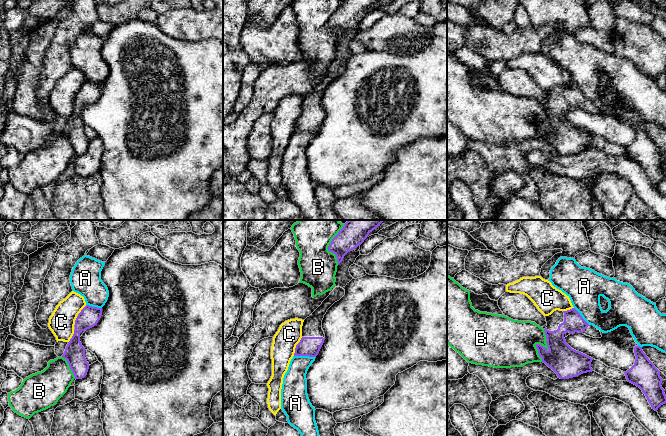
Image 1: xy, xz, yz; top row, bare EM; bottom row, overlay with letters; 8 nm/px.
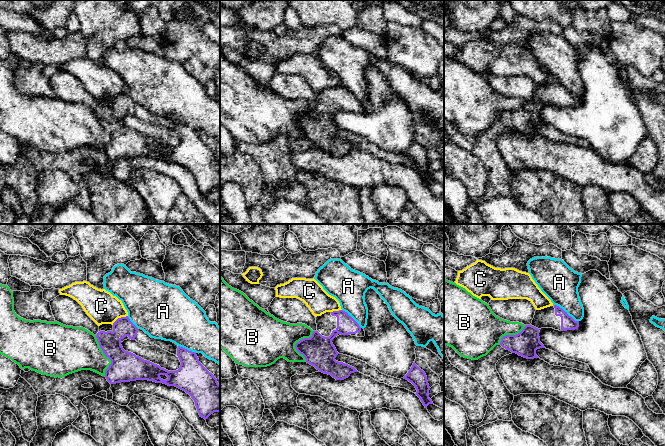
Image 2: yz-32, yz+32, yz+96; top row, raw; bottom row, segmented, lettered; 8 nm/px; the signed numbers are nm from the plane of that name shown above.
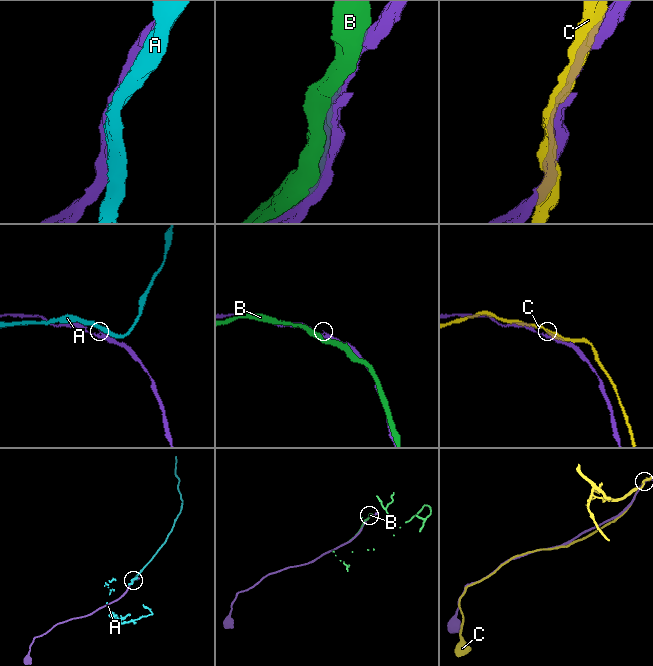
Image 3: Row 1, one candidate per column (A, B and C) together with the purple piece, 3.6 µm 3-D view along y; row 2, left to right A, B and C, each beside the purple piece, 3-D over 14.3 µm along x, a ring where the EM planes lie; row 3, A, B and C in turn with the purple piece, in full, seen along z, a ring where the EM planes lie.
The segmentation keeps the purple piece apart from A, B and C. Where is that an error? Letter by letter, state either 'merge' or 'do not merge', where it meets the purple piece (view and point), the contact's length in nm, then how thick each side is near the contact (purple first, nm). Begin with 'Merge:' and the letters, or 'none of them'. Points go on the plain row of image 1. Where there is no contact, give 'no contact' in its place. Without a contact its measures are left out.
Merge: none of them
A: do not merge | xz (305, 131) | 180 nm | 160/190 nm
B: do not merge | yz (541, 121) | 260 nm | 240/380 nm
C: do not merge | xy (78, 91) | 200 nm | 160/200 nm

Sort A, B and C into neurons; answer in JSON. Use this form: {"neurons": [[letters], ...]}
{"neurons": [["A", "C"], ["B"]]}

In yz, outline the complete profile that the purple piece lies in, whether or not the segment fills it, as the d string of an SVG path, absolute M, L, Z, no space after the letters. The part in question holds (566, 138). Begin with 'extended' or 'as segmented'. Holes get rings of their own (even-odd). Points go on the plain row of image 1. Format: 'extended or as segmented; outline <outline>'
extended; outline M575 84L567 87L556 86L545 94L547 102L544 107L548 123L535 121L542 138L551 144L560 155L569 155L592 148L593 134L572 125L566 119L565 114L575 108L601 114L600 106L588 100Z

